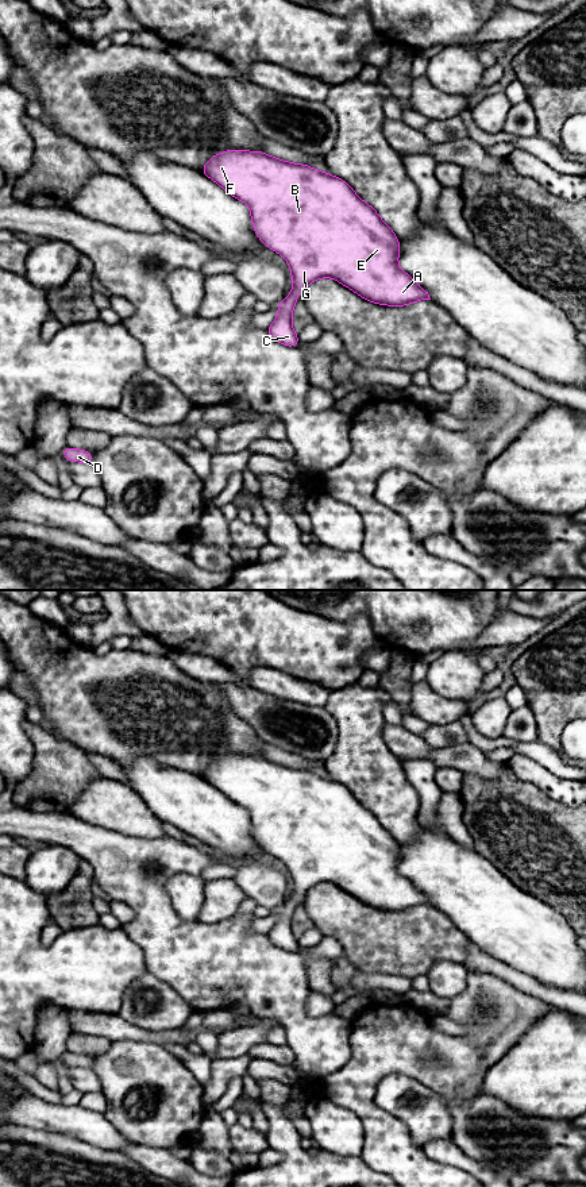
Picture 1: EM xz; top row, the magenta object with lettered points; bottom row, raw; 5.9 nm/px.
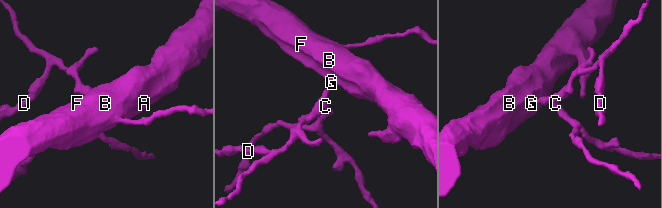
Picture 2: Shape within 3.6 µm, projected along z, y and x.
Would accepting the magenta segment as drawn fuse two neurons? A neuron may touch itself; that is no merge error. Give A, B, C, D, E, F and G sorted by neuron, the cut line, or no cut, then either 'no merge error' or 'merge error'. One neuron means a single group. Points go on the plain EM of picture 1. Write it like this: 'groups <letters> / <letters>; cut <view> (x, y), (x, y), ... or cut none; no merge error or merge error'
groups A B C D E F G; cut none; no merge error

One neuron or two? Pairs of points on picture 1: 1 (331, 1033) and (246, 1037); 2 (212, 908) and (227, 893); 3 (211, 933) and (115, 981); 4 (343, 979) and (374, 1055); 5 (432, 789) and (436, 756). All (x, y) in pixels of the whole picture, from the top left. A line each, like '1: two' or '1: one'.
1: two
2: one
3: two
4: two
5: two

